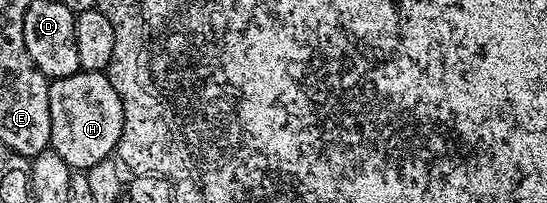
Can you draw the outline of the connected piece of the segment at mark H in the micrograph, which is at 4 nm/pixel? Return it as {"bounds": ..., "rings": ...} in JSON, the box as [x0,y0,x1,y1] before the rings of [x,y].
{"bounds":[49,72,123,171],"rings":[[[80,72],[73,76],[54,79],[49,85],[49,133],[50,149],[54,150],[72,171],[84,171],[95,164],[110,159],[116,153],[123,131],[123,101],[117,96],[106,73]]]}

